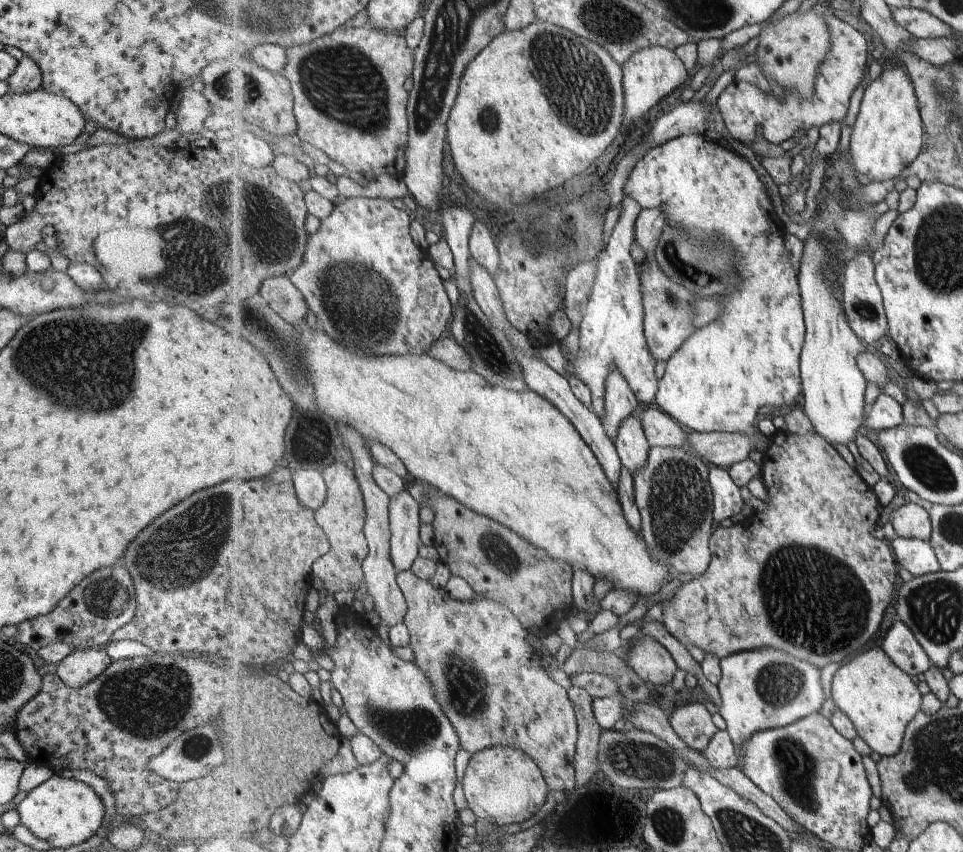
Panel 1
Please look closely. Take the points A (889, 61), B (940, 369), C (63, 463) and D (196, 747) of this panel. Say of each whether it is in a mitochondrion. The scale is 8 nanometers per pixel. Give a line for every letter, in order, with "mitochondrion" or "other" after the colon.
A: other
B: other
C: other
D: mitochondrion

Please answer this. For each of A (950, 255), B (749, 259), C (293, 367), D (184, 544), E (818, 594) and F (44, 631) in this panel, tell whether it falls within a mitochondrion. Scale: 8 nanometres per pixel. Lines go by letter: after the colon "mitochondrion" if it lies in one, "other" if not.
A: mitochondrion
B: other
C: mitochondrion
D: mitochondrion
E: mitochondrion
F: other

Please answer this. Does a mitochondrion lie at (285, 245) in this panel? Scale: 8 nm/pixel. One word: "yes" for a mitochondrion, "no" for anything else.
yes

